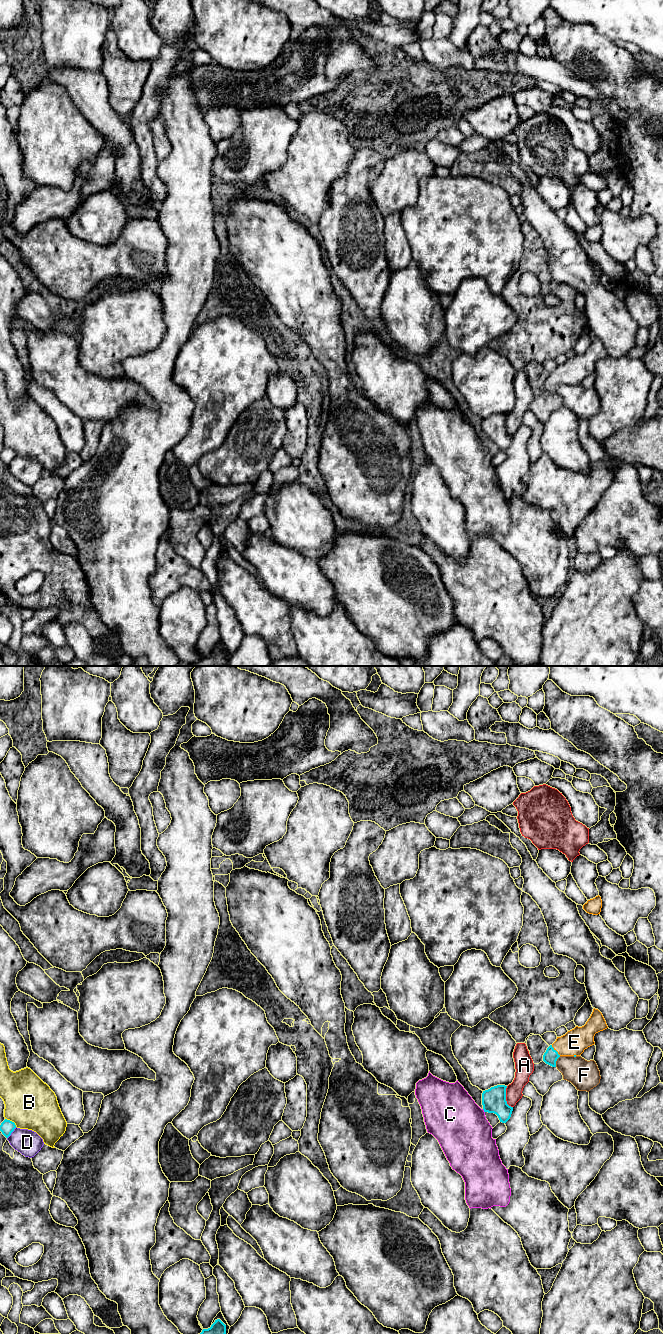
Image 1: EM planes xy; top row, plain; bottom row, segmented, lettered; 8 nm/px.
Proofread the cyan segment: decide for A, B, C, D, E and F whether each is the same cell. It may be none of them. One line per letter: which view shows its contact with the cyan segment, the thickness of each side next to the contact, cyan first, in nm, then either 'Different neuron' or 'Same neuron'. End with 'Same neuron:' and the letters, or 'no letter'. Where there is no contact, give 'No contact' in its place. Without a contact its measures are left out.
A: Touches cyan in xy. Thickness 190 nm (cyan) against 130 nm. Different neuron
B: Touches cyan in xy. Thickness 110 nm (cyan) against 400 nm. Different neuron
C: Touches cyan in xy. Thickness 190 nm (cyan) against 440 nm. Different neuron
D: Touches cyan in xy. Thickness 110 nm (cyan) against 200 nm. Different neuron
E: Touches cyan in xy. Thickness 120 nm (cyan) against 200 nm. Same neuron
F: Touches cyan in xy. Thickness 120 nm (cyan) against 240 nm. Different neuron
Same neuron: E

